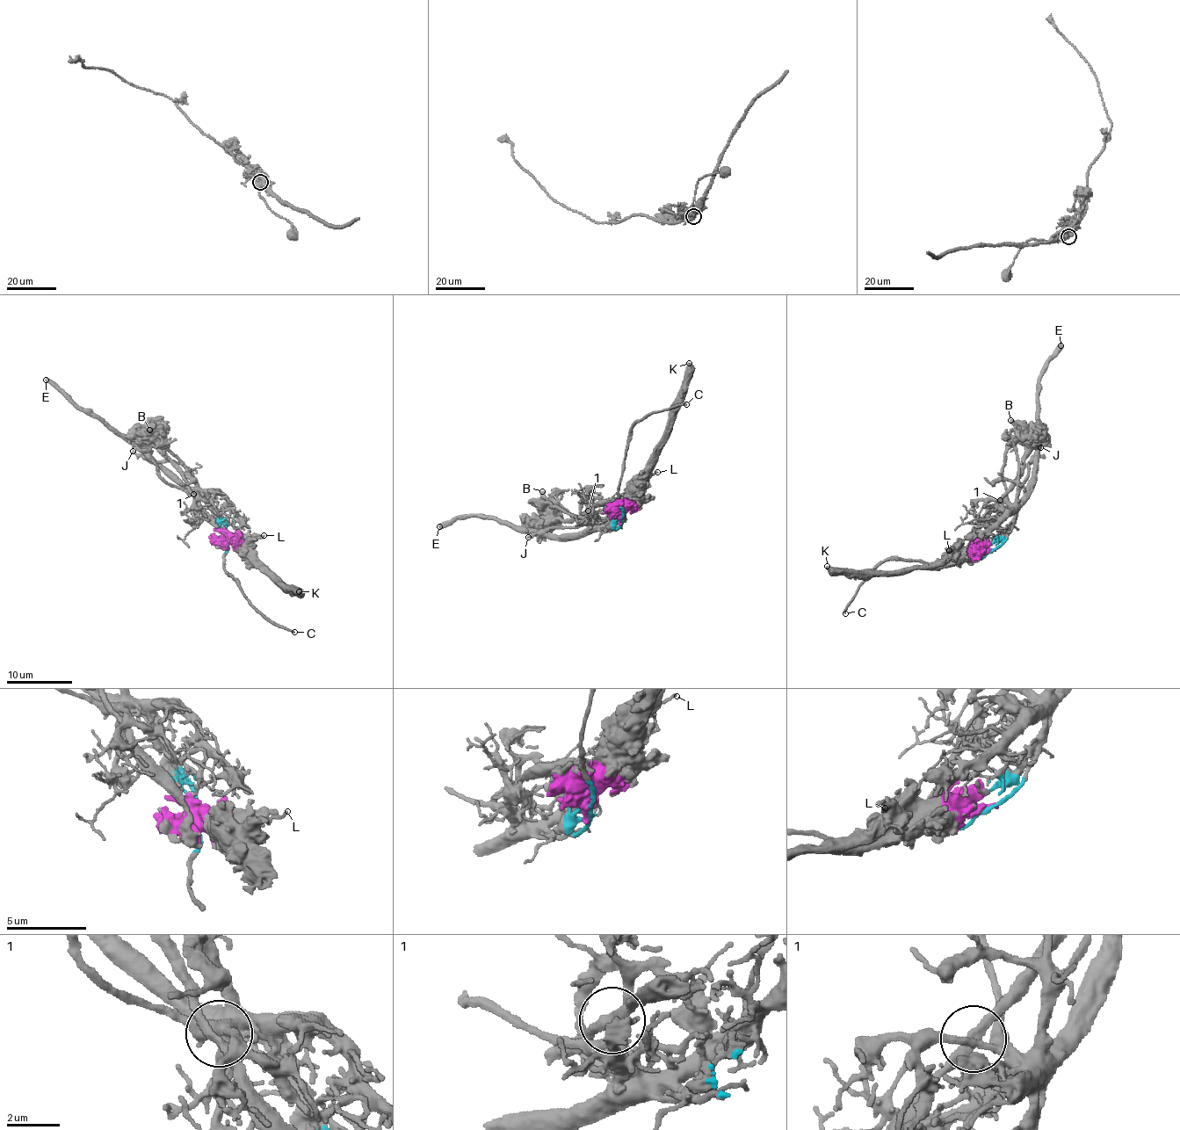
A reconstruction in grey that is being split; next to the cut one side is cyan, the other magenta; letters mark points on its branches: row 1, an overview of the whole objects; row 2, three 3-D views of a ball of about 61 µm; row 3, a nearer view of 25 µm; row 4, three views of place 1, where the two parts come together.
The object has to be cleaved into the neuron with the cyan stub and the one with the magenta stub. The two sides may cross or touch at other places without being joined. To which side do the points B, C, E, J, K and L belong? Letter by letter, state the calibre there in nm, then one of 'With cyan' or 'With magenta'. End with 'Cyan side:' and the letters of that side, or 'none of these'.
B: Thickness 360 nm. With magenta
C: Thickness 180 nm. With cyan
E: Thickness 500 nm. With cyan
J: Thickness 160 nm. With cyan
K: Thickness 500 nm. With magenta
L: Thickness 150 nm. With magenta
Cyan side: C, E, J

